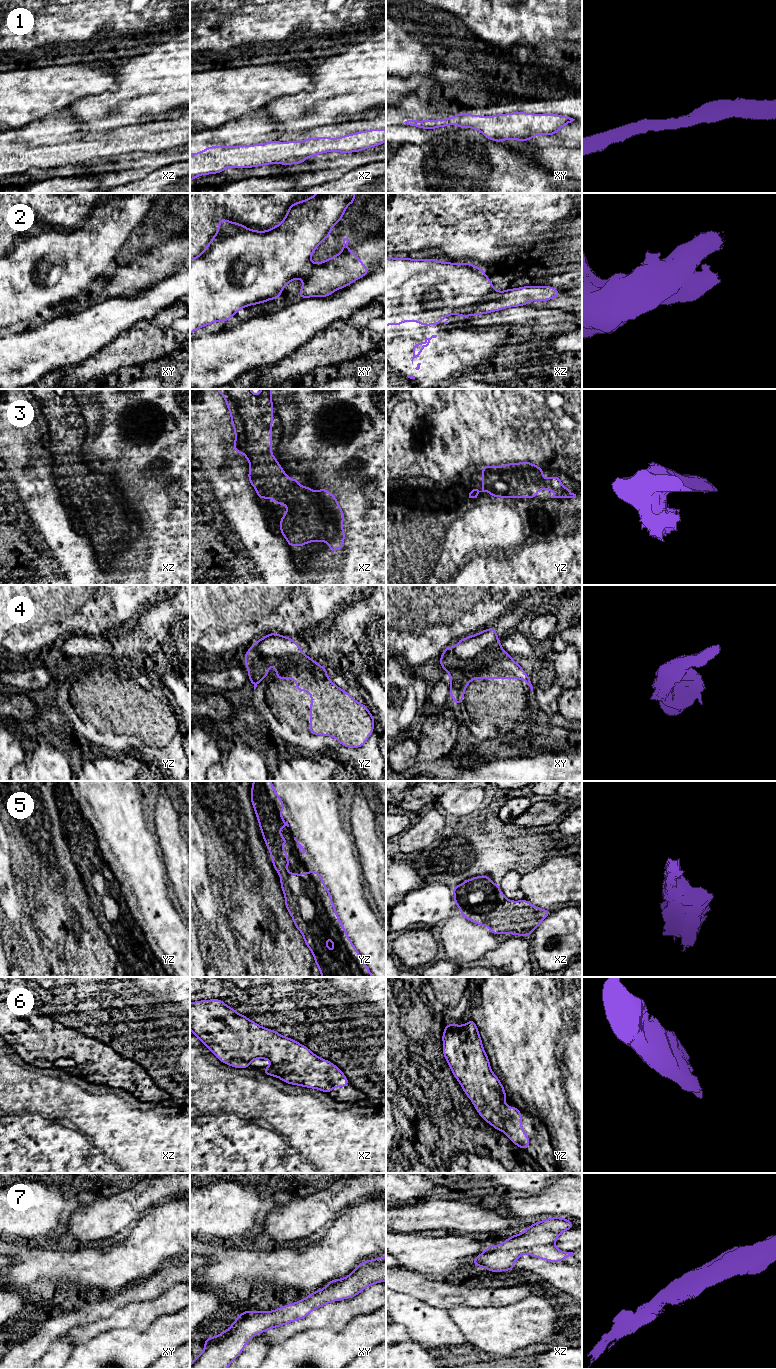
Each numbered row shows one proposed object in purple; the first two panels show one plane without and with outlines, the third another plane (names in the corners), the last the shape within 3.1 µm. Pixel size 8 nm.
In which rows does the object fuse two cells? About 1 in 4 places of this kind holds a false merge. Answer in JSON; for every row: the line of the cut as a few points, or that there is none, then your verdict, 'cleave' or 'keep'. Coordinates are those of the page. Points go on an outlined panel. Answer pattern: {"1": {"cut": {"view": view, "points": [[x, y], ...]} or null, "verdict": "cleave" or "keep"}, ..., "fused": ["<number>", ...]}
{"1": {"cut": null, "verdict": "keep"}, "2": {"cut": {"view": "xz", "points": [[503, 291], [497, 297], [482, 301], [476, 310]]}, "verdict": "cleave"}, "3": {"cut": null, "verdict": "keep"}, "4": {"cut": {"view": "xy", "points": [[499, 640], [490, 643], [469, 658], [457, 658], [453, 654]]}, "verdict": "cleave"}, "5": {"cut": null, "verdict": "keep"}, "6": {"cut": null, "verdict": "keep"}, "7": {"cut": null, "verdict": "keep"}, "fused": ["2", "4"]}

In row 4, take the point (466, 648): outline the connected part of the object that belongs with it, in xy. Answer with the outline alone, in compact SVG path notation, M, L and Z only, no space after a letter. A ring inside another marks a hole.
M494 627L459 640L454 647L454 655L460 659L470 659L485 650L490 644L499 641Z

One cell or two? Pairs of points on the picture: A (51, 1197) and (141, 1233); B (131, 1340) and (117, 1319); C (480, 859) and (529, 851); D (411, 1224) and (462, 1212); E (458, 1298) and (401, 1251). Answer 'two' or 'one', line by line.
A: two
B: two
C: one
D: one
E: two

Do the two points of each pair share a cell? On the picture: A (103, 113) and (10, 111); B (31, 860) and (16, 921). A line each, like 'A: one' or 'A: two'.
A: two
B: two

